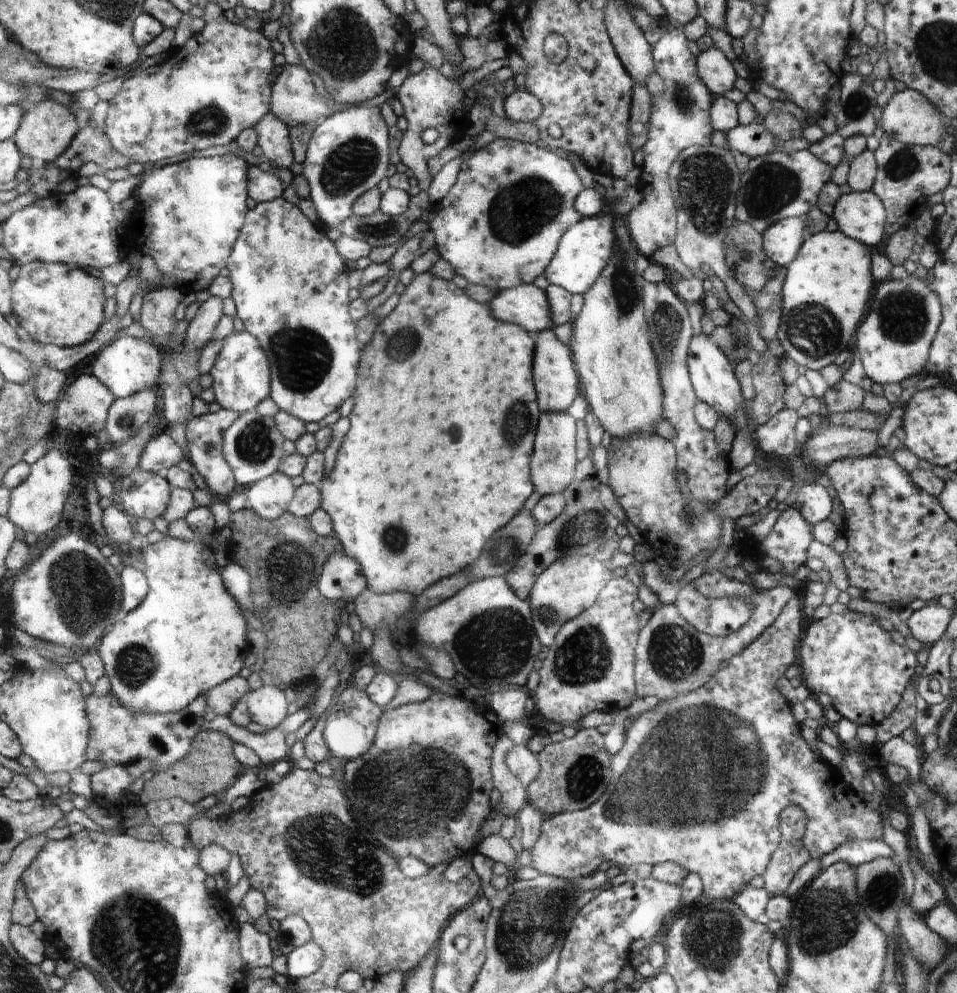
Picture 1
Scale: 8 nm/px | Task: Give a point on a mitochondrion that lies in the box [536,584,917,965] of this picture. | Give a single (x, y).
(637, 798)

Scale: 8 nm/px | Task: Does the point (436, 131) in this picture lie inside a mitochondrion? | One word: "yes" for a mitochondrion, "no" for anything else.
no

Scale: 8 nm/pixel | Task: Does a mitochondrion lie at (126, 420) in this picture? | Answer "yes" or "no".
yes

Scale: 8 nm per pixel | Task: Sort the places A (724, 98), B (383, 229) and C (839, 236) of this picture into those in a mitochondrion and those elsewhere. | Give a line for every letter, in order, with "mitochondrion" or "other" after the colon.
A: other
B: mitochondrion
C: other

